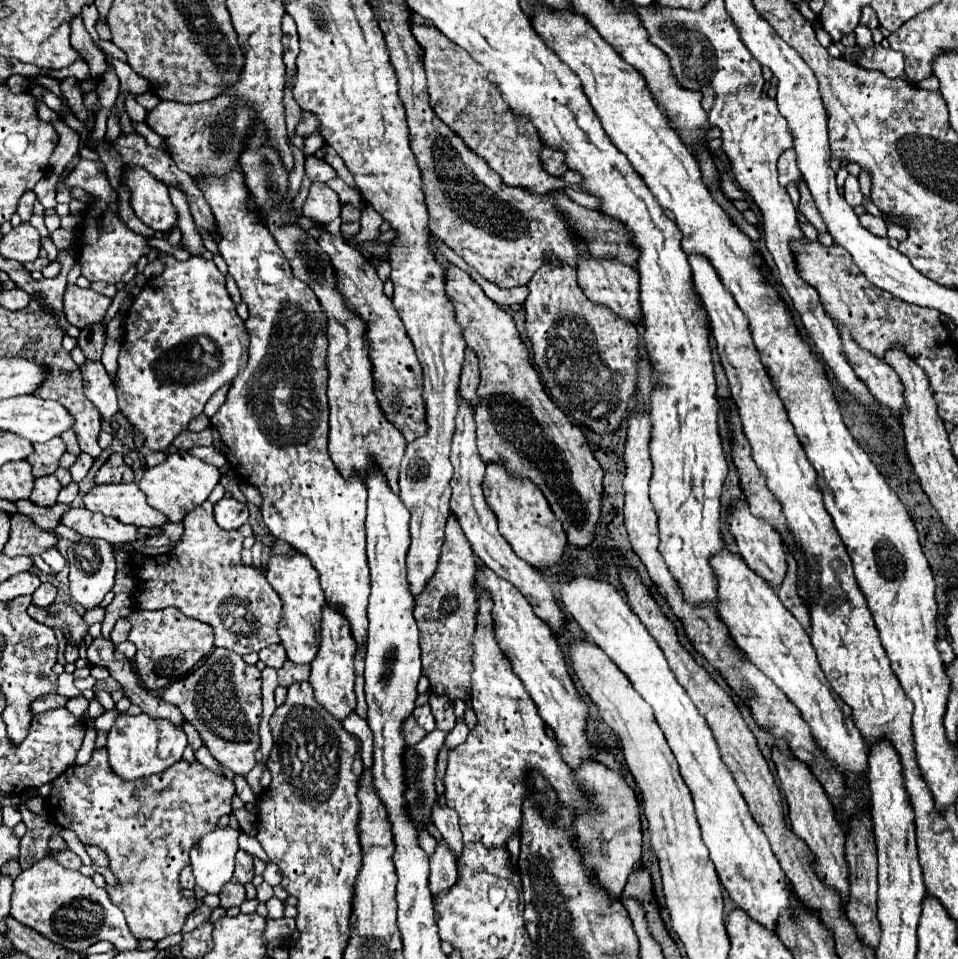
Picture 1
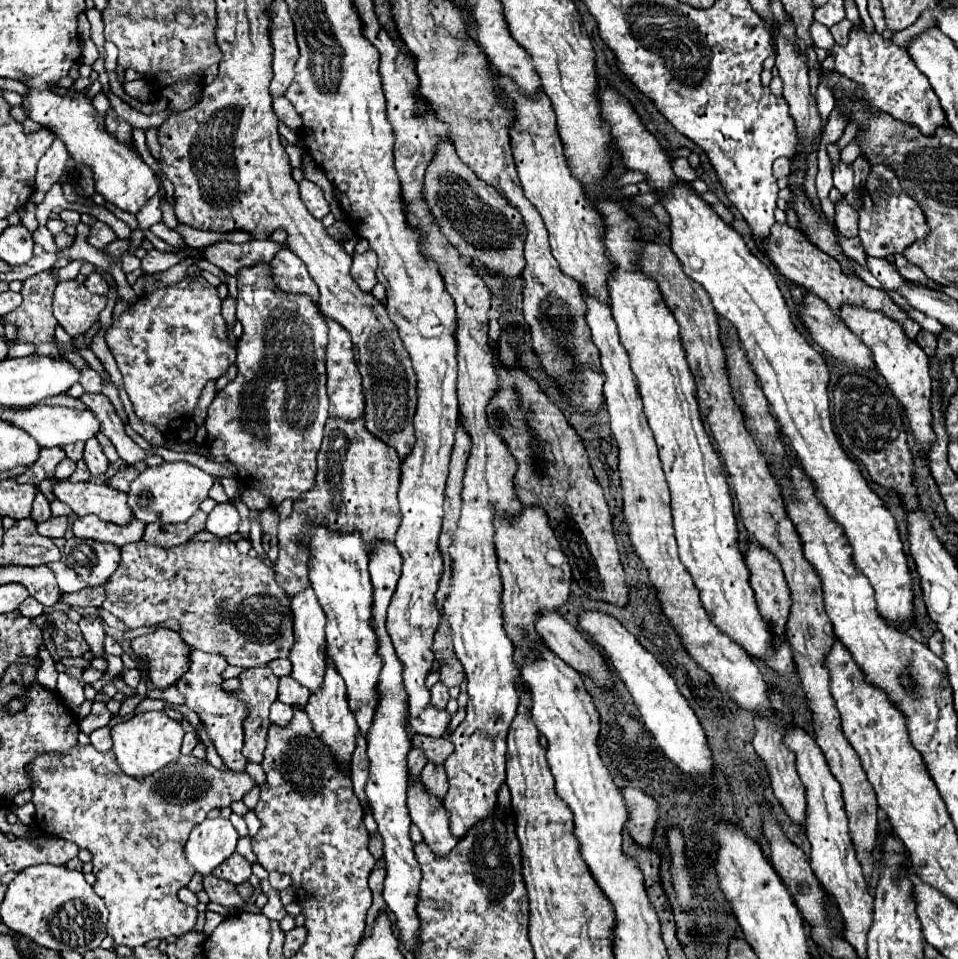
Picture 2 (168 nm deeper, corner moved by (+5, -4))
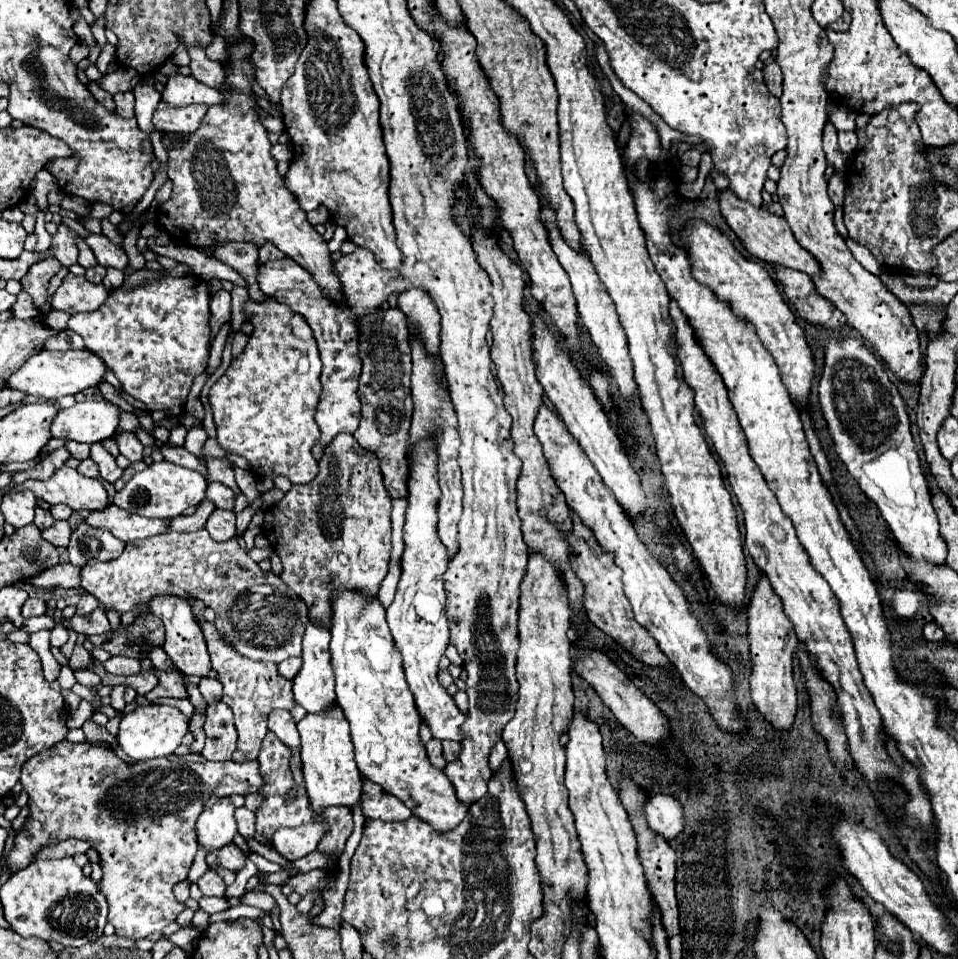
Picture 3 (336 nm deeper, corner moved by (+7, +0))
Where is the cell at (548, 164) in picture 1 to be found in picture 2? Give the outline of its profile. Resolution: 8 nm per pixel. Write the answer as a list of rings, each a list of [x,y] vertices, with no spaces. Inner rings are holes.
[[[498,77],[498,81],[502,91],[516,105],[516,121],[510,129],[510,137],[518,177],[522,181],[524,195],[544,219],[544,225],[550,233],[550,247],[560,265],[560,271],[578,281],[590,297],[608,305],[608,279],[612,277],[614,269],[604,247],[604,223],[600,213],[588,203],[584,187],[572,175],[564,155],[564,143],[556,129],[558,125],[552,103],[544,93],[536,95],[534,99],[524,97],[506,77]]]

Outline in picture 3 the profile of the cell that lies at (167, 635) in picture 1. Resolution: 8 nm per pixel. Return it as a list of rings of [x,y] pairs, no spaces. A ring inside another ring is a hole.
[[[156,671],[158,675],[158,687],[152,689],[146,699],[156,701],[160,697],[172,697],[172,699],[188,699],[188,691],[184,687],[184,681],[178,671]]]

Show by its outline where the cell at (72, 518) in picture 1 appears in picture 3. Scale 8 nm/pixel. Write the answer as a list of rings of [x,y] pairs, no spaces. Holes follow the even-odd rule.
[[[108,505],[102,511],[92,511],[86,517],[86,523],[94,525],[94,527],[104,527],[114,537],[118,537],[124,543],[128,543],[128,541],[146,539],[146,537],[154,537],[154,535],[166,533],[170,521],[150,519],[150,517],[126,513],[126,509],[120,509],[116,505]]]

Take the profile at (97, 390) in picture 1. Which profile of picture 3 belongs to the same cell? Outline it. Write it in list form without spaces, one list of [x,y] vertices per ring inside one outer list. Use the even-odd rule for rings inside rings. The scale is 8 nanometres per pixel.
[[[122,433],[116,437],[116,443],[120,447],[120,453],[128,459],[128,461],[140,461],[142,459],[142,443],[136,439],[134,433]]]

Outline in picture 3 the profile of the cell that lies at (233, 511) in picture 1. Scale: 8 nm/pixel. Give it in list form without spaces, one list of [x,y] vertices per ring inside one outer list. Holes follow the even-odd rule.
[[[216,509],[208,523],[206,523],[206,531],[210,533],[210,537],[214,541],[228,541],[234,537],[236,533],[236,519],[234,519],[234,513],[232,511],[226,511],[226,509]]]

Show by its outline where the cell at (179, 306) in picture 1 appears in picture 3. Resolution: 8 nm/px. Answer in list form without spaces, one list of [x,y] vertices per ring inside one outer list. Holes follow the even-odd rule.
[[[158,277],[128,291],[122,287],[110,291],[100,309],[72,315],[68,329],[84,339],[86,349],[106,361],[128,395],[142,401],[148,411],[162,409],[178,417],[194,377],[208,365],[208,303],[210,291],[200,277]]]

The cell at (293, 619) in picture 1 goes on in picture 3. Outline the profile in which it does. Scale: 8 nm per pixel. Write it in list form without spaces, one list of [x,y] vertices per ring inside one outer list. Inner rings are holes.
[[[312,621],[304,633],[304,651],[302,651],[302,669],[294,677],[294,699],[298,705],[306,709],[306,713],[322,713],[336,705],[334,693],[334,669],[330,665],[330,631],[324,627],[316,627]]]

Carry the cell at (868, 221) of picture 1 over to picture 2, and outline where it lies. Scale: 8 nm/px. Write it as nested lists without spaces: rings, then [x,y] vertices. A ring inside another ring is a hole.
[[[836,203],[836,227],[844,237],[858,235],[858,213],[846,203]]]

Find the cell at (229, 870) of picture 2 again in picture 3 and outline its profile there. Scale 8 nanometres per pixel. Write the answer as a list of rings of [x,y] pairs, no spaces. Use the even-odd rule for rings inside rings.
[[[230,843],[230,845],[224,845],[218,853],[208,853],[206,861],[208,865],[220,865],[230,871],[240,871],[244,867],[246,857],[234,843]]]

